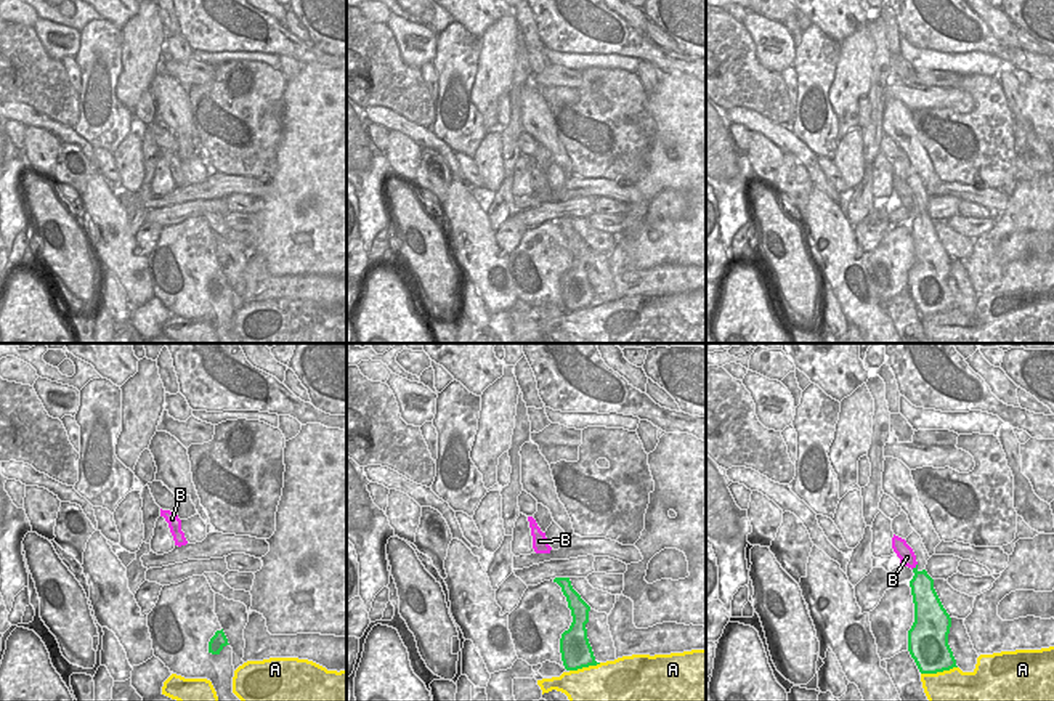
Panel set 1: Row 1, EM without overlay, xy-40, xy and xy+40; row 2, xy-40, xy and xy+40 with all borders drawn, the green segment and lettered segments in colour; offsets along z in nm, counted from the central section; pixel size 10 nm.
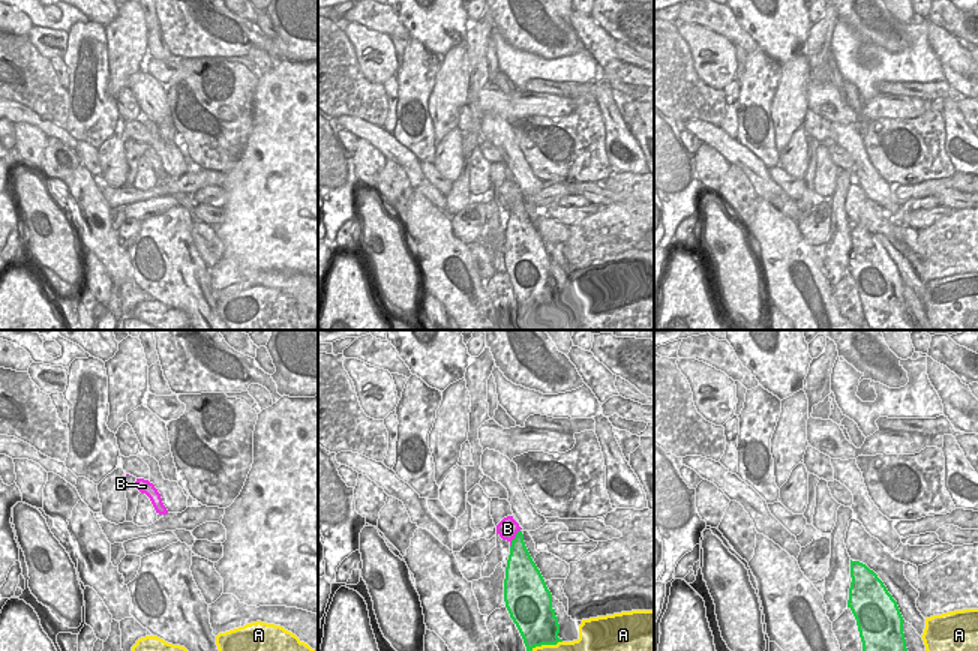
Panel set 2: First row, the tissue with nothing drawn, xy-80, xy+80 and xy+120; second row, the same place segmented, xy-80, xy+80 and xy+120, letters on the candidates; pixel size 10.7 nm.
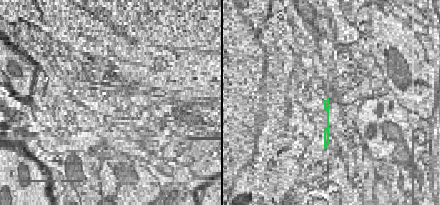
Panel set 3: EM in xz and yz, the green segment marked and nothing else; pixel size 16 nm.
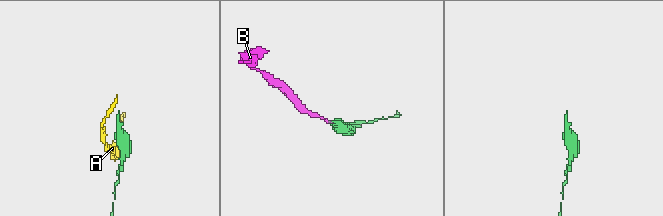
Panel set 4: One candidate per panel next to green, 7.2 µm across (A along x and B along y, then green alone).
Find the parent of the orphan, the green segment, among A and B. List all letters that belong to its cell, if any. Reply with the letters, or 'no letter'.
no letter

